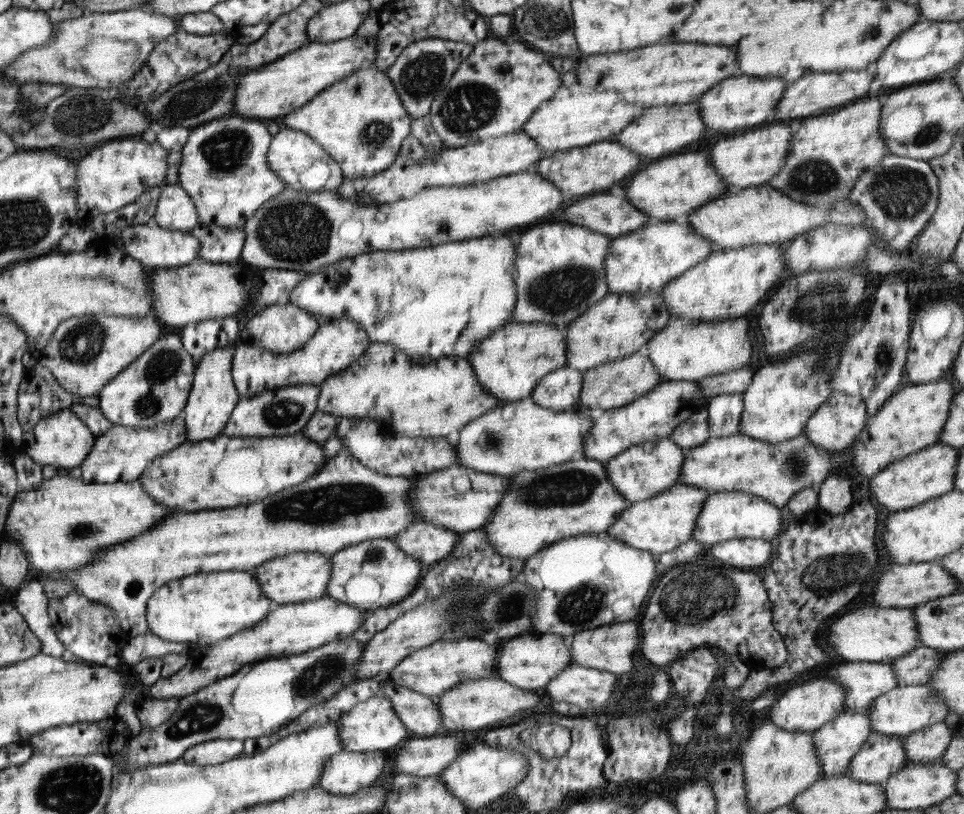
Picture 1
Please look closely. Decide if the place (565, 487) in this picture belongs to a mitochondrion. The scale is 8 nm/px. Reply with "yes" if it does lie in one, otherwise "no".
yes

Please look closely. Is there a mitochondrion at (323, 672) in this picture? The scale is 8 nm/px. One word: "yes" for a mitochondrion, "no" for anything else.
yes

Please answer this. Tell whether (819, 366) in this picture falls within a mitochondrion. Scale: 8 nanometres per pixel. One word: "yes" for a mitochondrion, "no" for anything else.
yes

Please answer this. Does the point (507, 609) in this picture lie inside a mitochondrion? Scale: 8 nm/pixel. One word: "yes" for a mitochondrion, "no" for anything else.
yes

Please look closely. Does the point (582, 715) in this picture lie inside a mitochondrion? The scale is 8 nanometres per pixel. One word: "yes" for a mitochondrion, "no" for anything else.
no

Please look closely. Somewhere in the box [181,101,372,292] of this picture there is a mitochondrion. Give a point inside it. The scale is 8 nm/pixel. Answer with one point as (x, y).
(295, 231)

